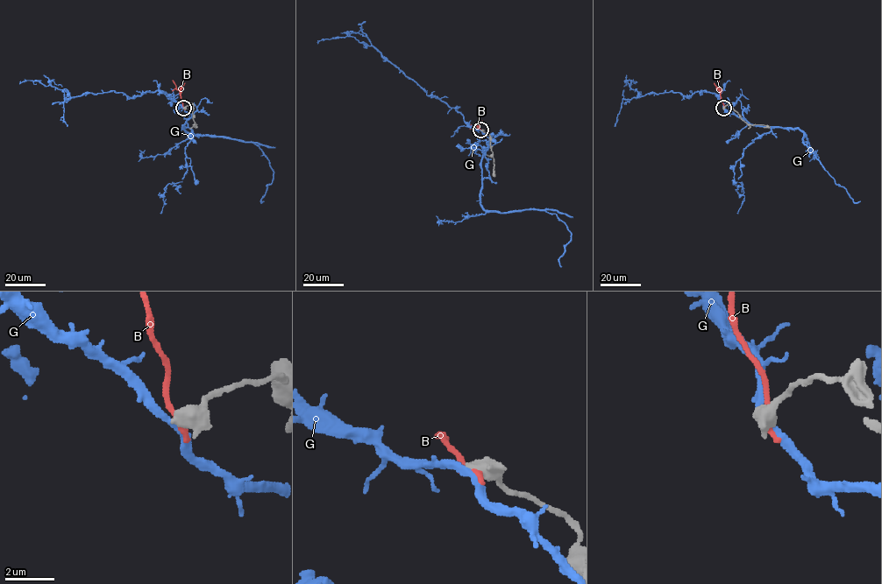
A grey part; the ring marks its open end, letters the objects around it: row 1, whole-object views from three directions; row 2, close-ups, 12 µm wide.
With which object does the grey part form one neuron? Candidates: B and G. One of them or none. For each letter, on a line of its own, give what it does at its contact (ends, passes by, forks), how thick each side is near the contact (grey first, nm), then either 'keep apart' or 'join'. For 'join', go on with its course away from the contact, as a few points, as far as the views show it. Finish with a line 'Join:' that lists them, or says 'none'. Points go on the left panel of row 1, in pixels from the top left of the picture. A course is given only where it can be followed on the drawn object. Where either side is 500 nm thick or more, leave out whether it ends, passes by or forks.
B: 700 nm thick on the grey side, 280 nm on the other; keep apart
G: 650 nm thick on the grey side, 280 nm on the other; keep apart
Join: none

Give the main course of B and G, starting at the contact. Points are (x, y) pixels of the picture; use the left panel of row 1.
B: (184, 108), (180, 92), (172, 80)
G: (183, 108), (193, 114), (183, 124), (187, 132), (239, 139), (254, 143), (261, 150), (273, 172), (263, 200)

